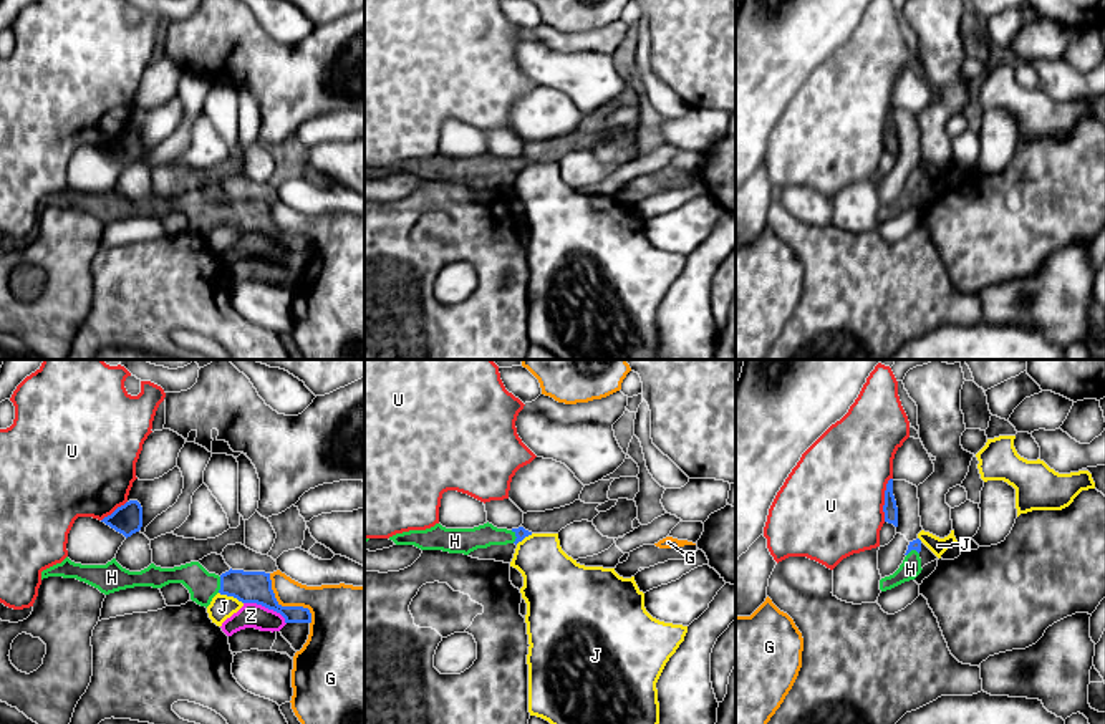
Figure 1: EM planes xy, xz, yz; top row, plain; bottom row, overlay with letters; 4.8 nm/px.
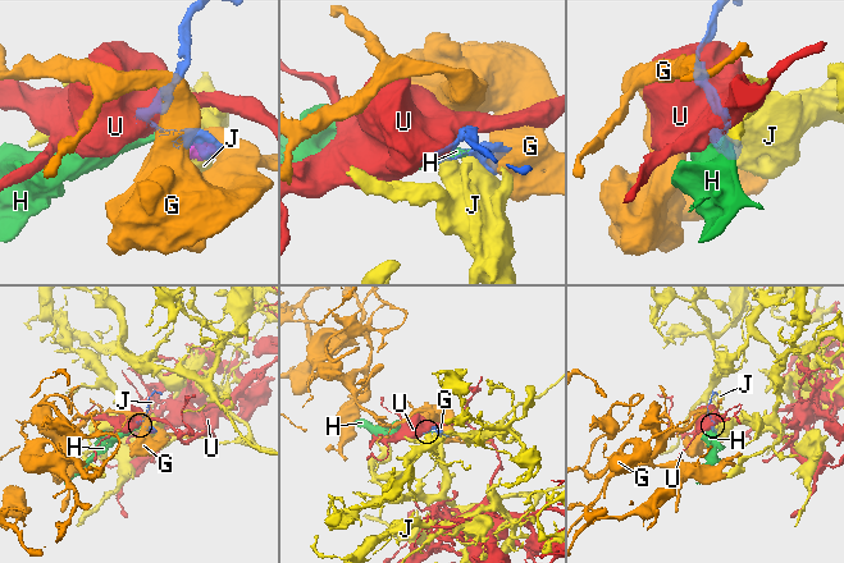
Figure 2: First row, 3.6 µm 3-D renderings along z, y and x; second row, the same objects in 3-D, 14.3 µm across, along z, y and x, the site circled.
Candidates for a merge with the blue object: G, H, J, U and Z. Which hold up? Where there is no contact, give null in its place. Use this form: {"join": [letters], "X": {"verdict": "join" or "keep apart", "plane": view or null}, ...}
{"join": ["H"], "G": {"verdict": "keep apart", "plane": "xy"}, "H": {"verdict": "join", "plane": "xy"}, "J": {"verdict": "keep apart", "plane": "xy"}, "U": {"verdict": "keep apart", "plane": "yz"}, "Z": {"verdict": "keep apart", "plane": "xy"}}

